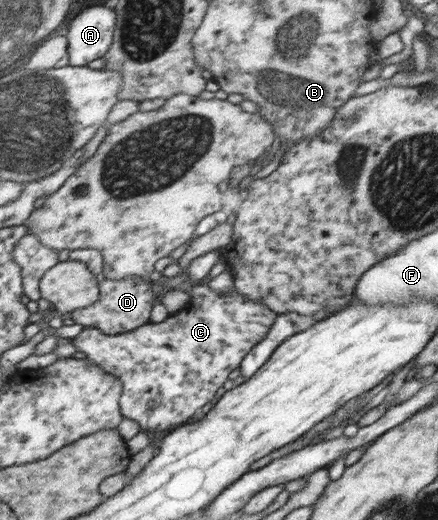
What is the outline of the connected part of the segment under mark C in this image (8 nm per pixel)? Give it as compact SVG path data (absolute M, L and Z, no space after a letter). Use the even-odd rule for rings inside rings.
M198 283L192 286L187 304L166 320L146 323L127 333L109 335L100 329L90 327L82 330L75 338L76 350L83 352L86 359L99 364L105 371L121 377L123 397L121 410L123 415L138 424L138 428L149 433L164 431L170 426L178 427L206 402L212 400L214 392L226 384L228 372L238 368L242 356L246 356L258 342L262 341L270 330L278 314L262 302L247 298L235 288L229 292L219 292L210 285Z

